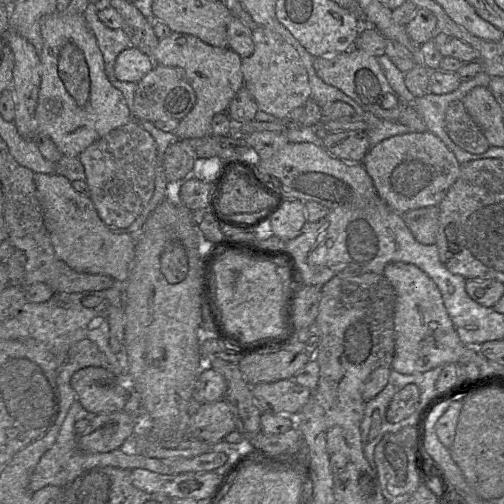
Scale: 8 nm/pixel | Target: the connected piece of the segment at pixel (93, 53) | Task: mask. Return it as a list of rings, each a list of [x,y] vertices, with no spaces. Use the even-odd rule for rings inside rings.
[[[56,11],[47,15],[41,22],[41,35],[41,81],[35,110],[37,135],[51,138],[63,157],[79,157],[87,147],[110,131],[130,123],[132,116],[124,95],[110,83],[105,73],[103,55],[84,14],[61,14]]]

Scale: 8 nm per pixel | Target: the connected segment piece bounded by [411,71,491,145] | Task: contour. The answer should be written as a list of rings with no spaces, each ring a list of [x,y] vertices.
[[[484,71],[467,82],[461,82],[453,92],[443,95],[427,93],[416,98],[413,105],[425,121],[428,132],[434,134],[446,145],[445,116],[449,106],[455,101],[461,101],[476,87],[489,87],[491,77]]]

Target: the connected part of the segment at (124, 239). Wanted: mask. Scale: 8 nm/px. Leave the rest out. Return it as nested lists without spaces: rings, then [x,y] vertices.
[[[35,173],[34,181],[57,257],[78,272],[106,274],[116,282],[125,283],[135,256],[135,241],[126,229],[107,226],[91,198],[77,192],[65,176]]]

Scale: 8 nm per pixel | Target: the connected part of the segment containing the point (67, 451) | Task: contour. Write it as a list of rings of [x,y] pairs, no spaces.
[[[75,400],[67,413],[55,443],[44,453],[31,475],[29,489],[32,493],[48,485],[66,488],[78,476],[94,467],[112,466],[126,470],[146,469],[158,474],[172,475],[161,459],[149,458],[141,454],[126,454],[120,448],[106,453],[89,453],[81,450],[78,447],[79,436],[75,431],[74,425],[81,419],[91,420],[93,415],[96,414],[88,412],[79,400]]]

